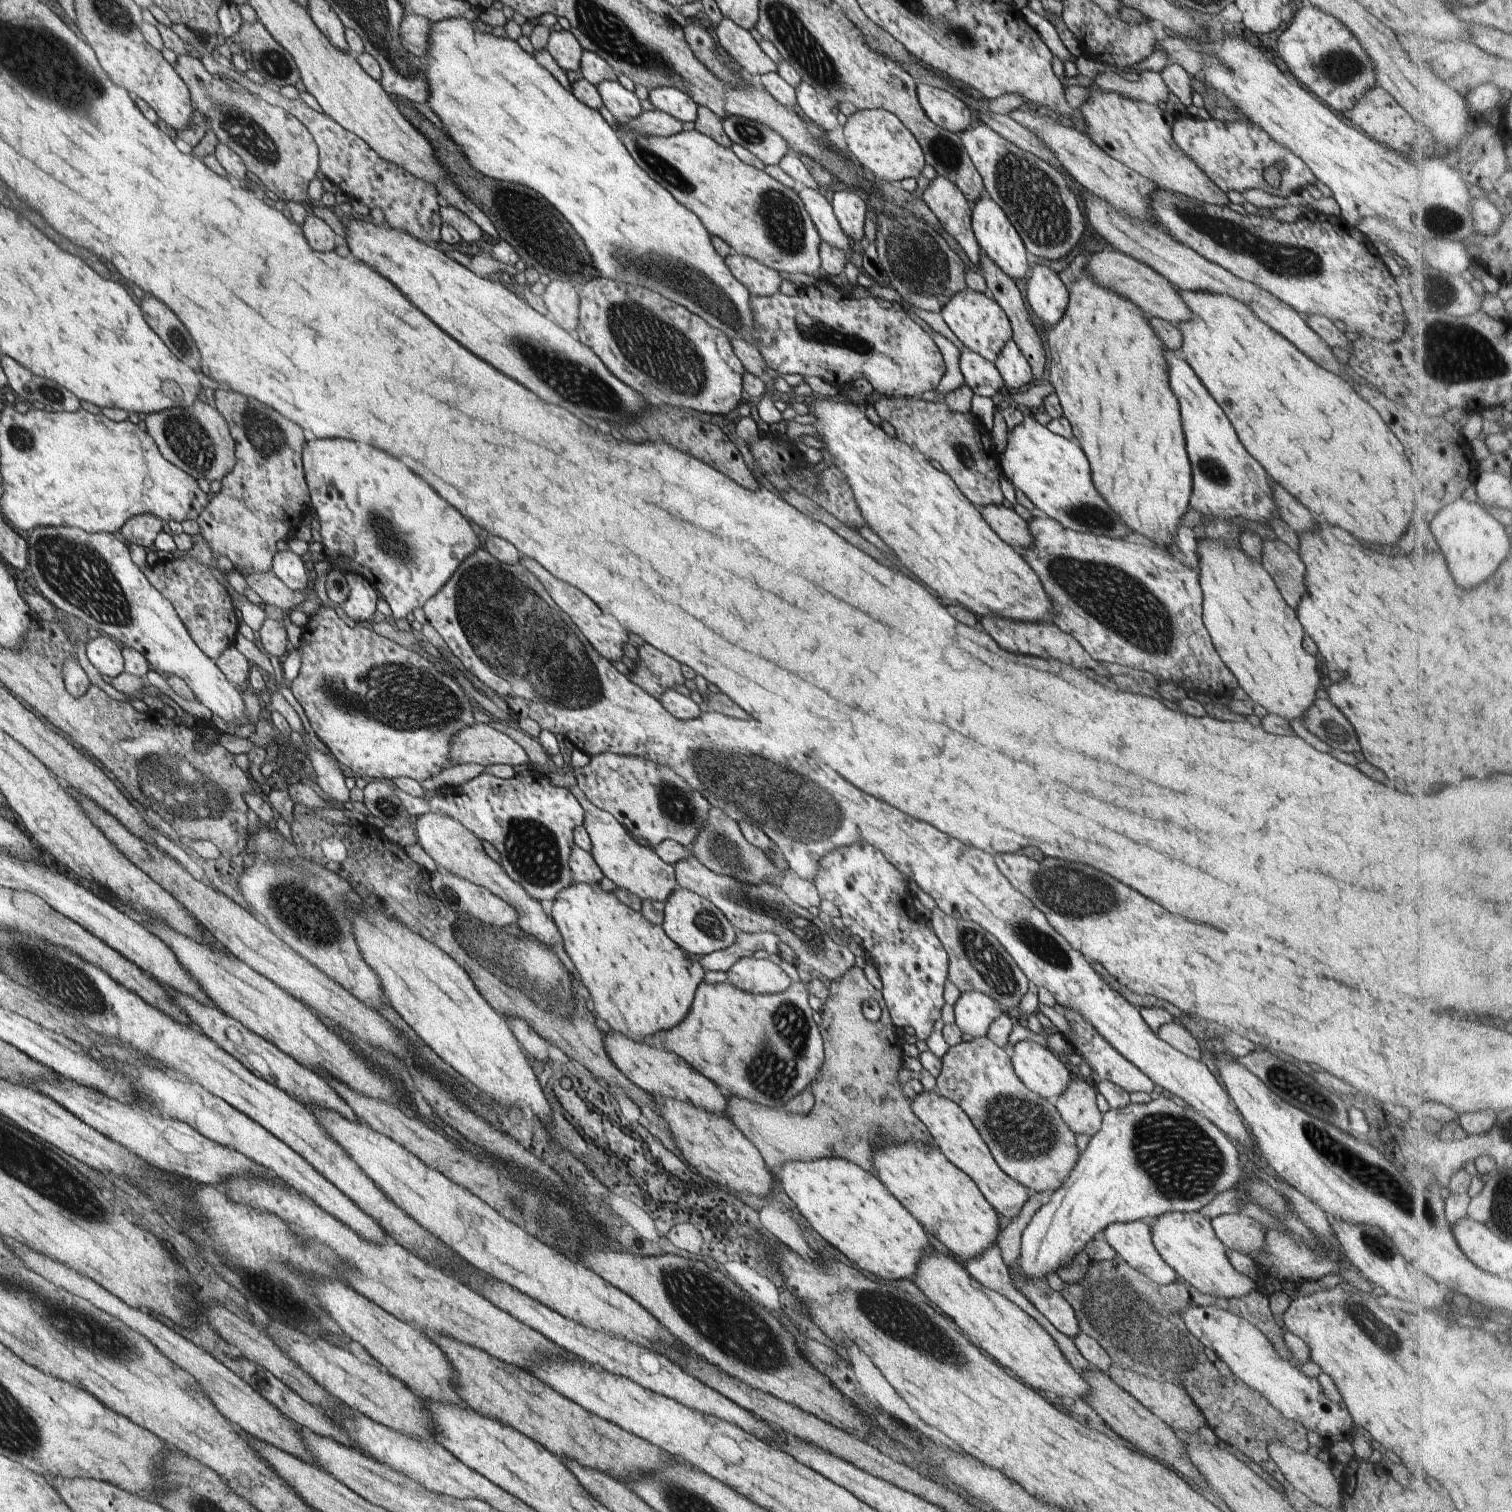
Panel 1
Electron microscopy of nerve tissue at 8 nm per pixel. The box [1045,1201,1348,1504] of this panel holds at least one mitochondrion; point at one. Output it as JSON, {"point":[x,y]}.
{"point":[1111,1302]}

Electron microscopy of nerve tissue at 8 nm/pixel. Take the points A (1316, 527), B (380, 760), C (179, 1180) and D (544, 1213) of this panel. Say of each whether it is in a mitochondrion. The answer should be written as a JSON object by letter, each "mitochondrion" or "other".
{"A":"other","B":"other","C":"other","D":"mitochondrion"}

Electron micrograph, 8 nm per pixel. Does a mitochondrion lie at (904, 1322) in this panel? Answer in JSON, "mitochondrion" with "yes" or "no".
{"mitochondrion":"yes"}

